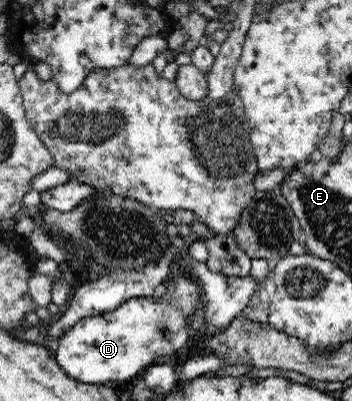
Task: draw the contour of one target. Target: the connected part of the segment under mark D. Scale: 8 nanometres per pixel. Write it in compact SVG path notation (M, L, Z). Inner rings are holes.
M185 272L177 278L165 279L164 285L167 292L159 298L135 296L111 312L82 318L70 326L53 350L54 359L61 366L61 370L68 374L69 378L79 382L103 385L109 380L124 381L136 374L142 374L145 369L155 364L156 360L170 356L175 350L188 346L188 334L192 329L188 325L188 316L199 303L205 300L203 284L195 274Z

